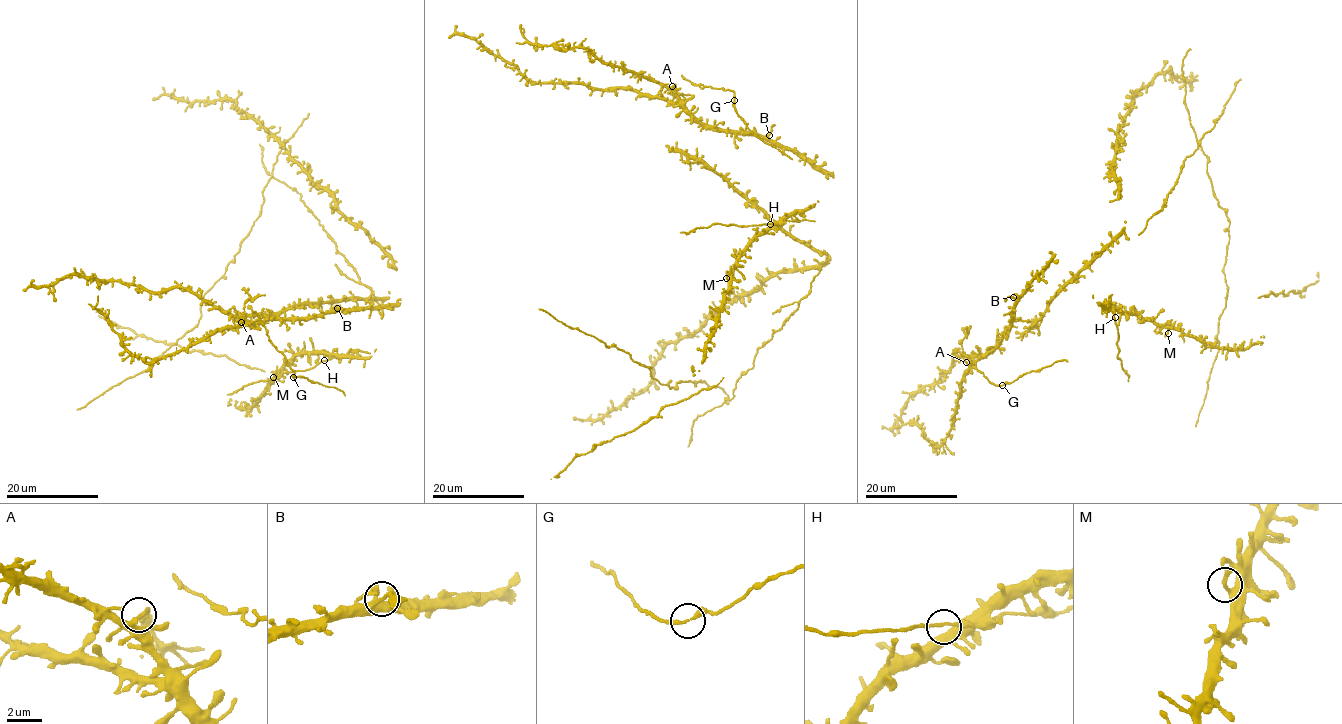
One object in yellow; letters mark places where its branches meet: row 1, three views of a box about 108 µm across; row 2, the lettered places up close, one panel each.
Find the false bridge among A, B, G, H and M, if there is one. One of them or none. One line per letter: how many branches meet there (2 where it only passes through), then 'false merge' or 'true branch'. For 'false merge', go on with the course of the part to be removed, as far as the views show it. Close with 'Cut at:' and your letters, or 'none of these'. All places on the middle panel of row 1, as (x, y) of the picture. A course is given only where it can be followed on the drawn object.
A: 2 branches meet; false merge; foreign part runs (673, 85), (678, 93), (670, 103)
B: 2 branches meet; true branch
G: 2 branches meet; true branch
H: 2 branches meet; true branch
M: 2 branches meet; true branch
Cut at: A

